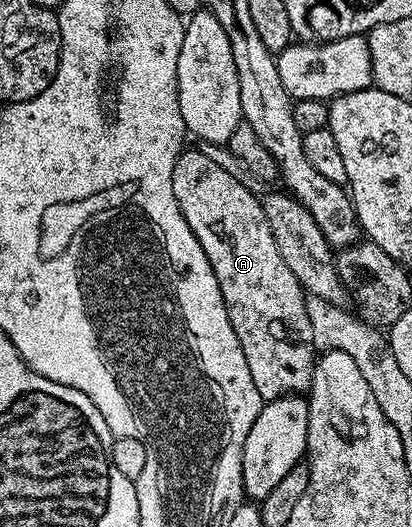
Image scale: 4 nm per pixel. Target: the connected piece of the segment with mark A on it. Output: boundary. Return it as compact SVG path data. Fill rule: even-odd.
M184 149L173 165L173 197L177 197L177 205L185 221L189 221L189 229L193 229L197 241L201 241L209 265L213 265L217 285L221 285L223 304L229 313L233 333L237 333L237 341L241 341L241 353L245 353L245 361L249 361L249 374L253 377L253 385L257 385L257 393L261 393L264 401L307 393L311 389L317 348L305 309L305 292L273 242L260 196L255 196L241 180L239 175L225 173L217 161L209 161L201 149Z

